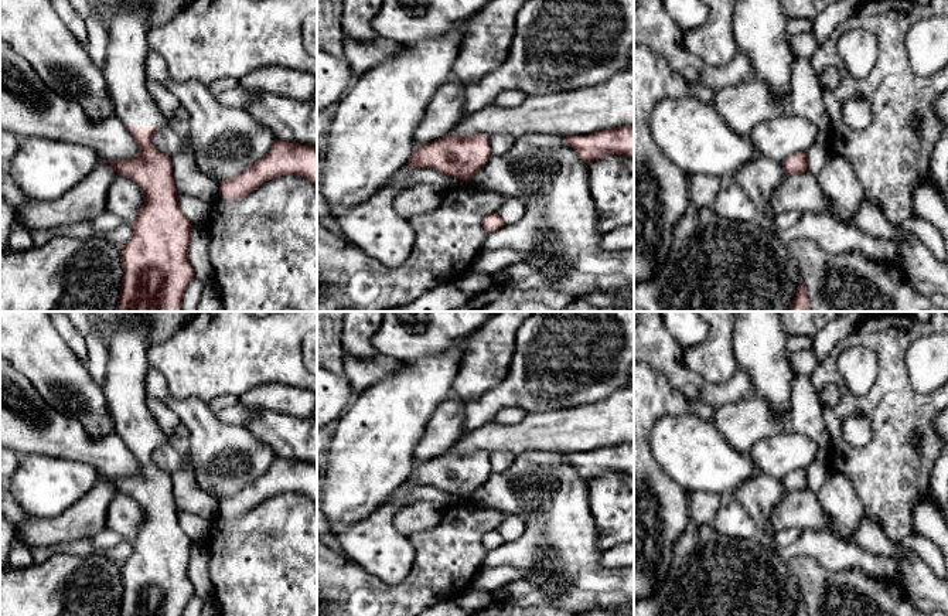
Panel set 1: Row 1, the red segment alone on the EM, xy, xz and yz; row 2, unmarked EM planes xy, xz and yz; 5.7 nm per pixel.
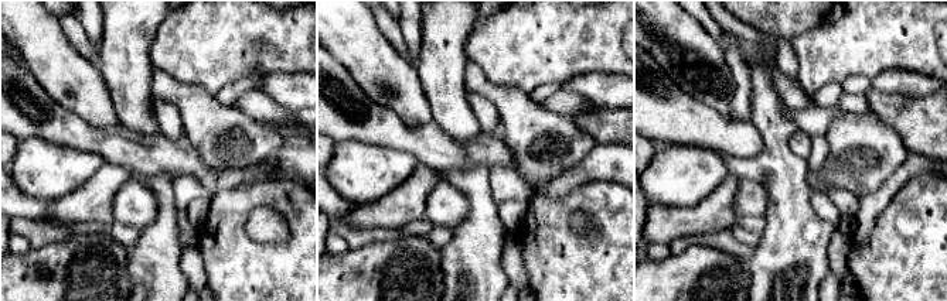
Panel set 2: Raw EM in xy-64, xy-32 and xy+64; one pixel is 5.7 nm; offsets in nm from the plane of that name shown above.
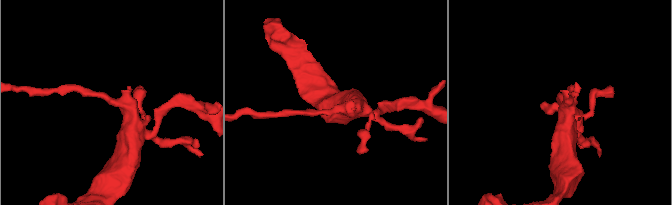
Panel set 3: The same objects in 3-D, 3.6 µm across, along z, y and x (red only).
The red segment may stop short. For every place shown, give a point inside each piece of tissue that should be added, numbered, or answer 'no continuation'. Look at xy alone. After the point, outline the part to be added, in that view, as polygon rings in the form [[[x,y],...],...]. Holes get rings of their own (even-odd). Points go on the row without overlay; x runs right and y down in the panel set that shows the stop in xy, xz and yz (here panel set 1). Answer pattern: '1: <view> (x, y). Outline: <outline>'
1: xy (125, 385). Outline: [[[123,317],[109,329],[108,371],[102,385],[115,432],[126,445],[168,443],[147,406],[149,326],[140,317]]]

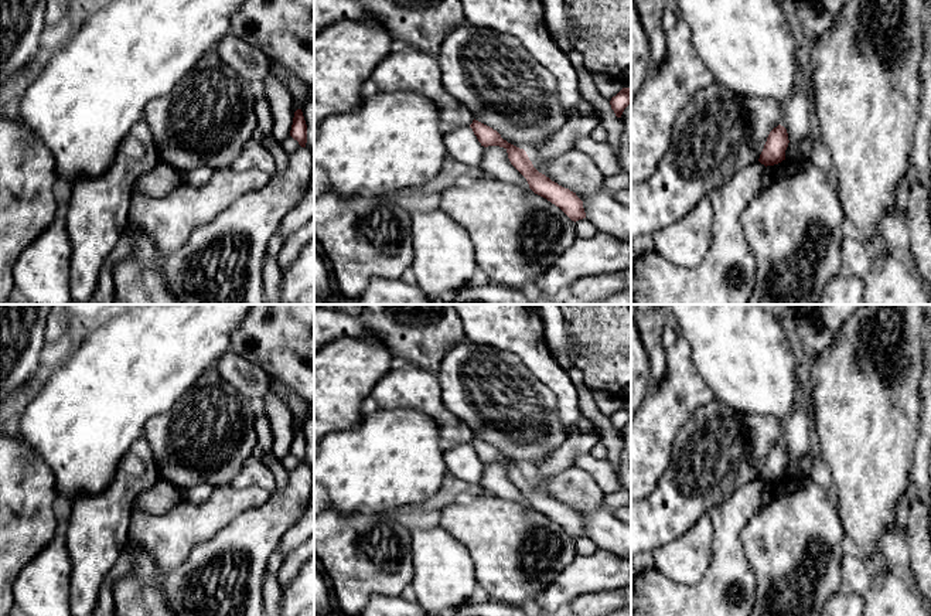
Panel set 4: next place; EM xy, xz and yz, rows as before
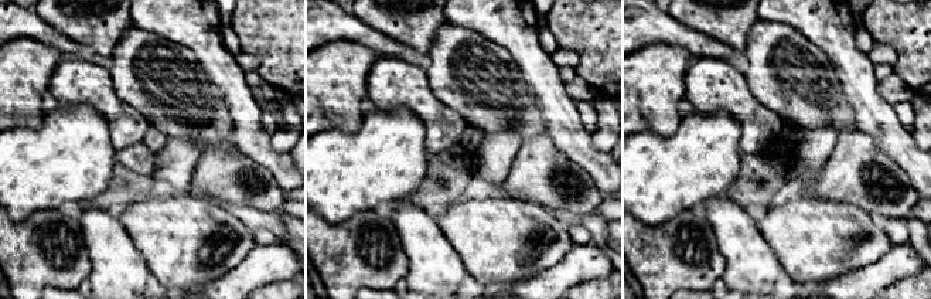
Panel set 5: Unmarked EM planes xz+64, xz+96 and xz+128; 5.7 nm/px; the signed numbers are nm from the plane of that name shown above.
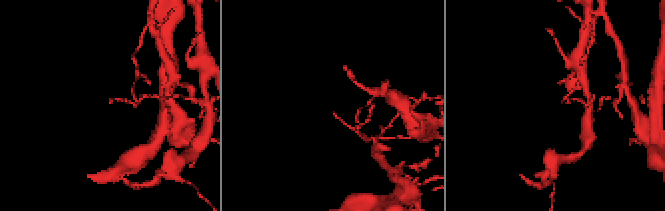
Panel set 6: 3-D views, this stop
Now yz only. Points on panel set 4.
no continuation

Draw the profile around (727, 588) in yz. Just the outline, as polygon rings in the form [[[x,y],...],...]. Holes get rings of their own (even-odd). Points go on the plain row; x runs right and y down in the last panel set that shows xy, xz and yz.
[[[757,479],[710,508],[712,558],[699,582],[681,585],[657,568],[637,574],[631,583],[632,616],[750,616],[757,576],[741,532],[761,507],[764,486]]]

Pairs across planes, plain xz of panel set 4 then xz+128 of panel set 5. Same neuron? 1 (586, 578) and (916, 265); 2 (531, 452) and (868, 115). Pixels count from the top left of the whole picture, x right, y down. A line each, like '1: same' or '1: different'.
1: same
2: different

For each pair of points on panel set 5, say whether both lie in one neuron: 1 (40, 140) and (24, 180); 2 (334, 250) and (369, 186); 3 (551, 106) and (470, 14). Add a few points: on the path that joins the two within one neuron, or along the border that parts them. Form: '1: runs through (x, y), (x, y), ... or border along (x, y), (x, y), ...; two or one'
1: runs through (40, 150), (40, 160), (30, 170); one
2: border along (382, 207), (361, 210), (340, 223), (320, 216); two
3: runs through (544, 80), (534, 61), (497, 24); one

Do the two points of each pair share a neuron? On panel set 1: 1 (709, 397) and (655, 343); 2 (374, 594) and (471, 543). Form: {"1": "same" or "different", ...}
{"1": "same", "2": "same"}

